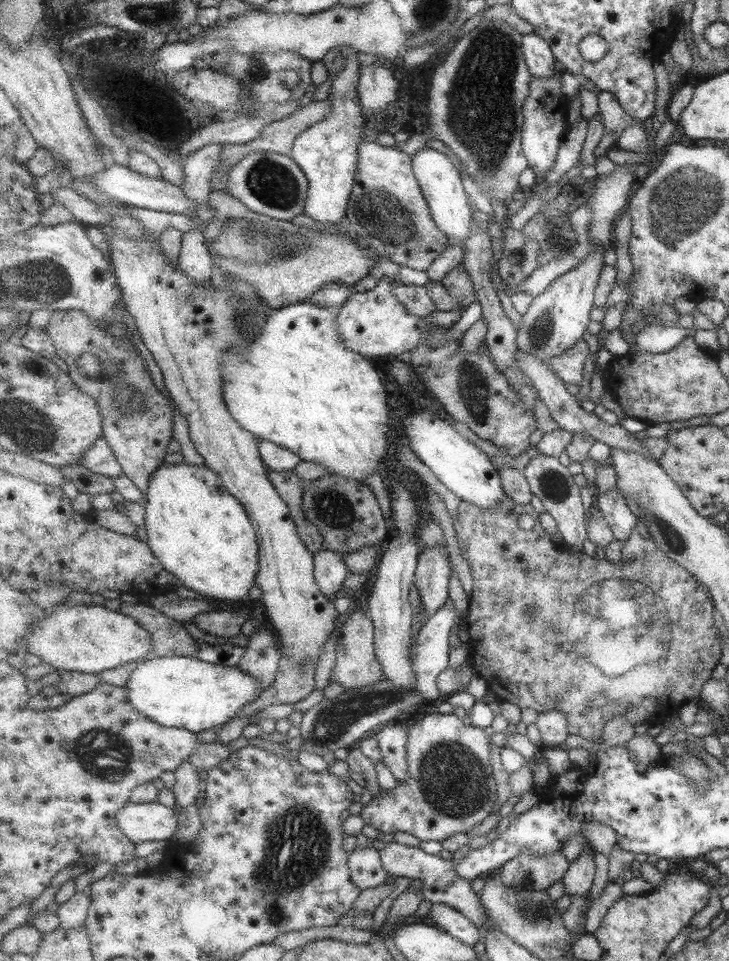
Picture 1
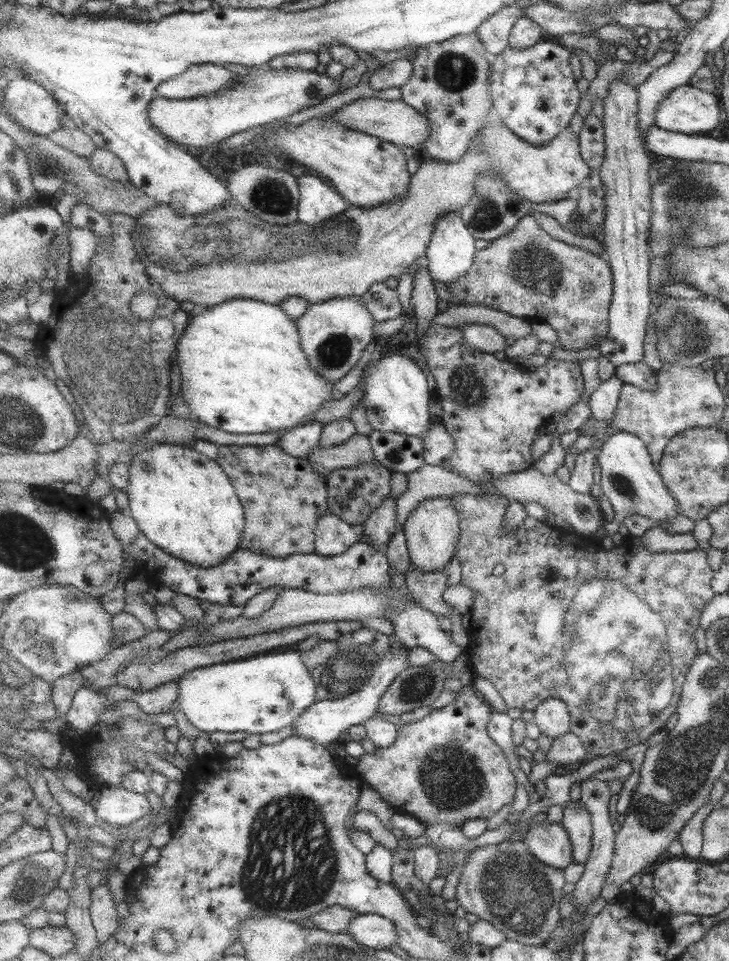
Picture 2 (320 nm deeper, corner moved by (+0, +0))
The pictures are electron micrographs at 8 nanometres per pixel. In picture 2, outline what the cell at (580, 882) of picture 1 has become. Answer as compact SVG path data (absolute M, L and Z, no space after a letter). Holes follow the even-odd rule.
M572 802L564 810L562 824L572 840L574 863L585 866L593 850L592 815L585 808L581 808L579 803Z

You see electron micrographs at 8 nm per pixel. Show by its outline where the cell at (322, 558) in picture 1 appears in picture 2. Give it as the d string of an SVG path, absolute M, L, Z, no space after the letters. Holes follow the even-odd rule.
M327 511L319 520L319 527L316 530L317 554L334 557L348 551L359 541L359 529L333 511Z

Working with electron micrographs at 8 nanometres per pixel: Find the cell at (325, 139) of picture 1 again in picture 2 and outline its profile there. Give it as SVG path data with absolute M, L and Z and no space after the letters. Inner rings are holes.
M302 175L299 177L300 184L300 209L299 209L299 221L305 224L311 224L317 226L325 220L329 220L336 215L340 215L345 212L351 203L345 200L345 197L332 185L323 182L323 178L318 175Z

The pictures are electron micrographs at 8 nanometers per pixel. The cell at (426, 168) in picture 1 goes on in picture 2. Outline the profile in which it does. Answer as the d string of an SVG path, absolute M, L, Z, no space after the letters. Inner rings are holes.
M460 211L448 212L441 217L426 254L427 267L437 284L442 282L449 287L453 282L465 279L476 263L476 254L479 252L475 246L475 239L477 238L473 236L472 231L465 224Z

